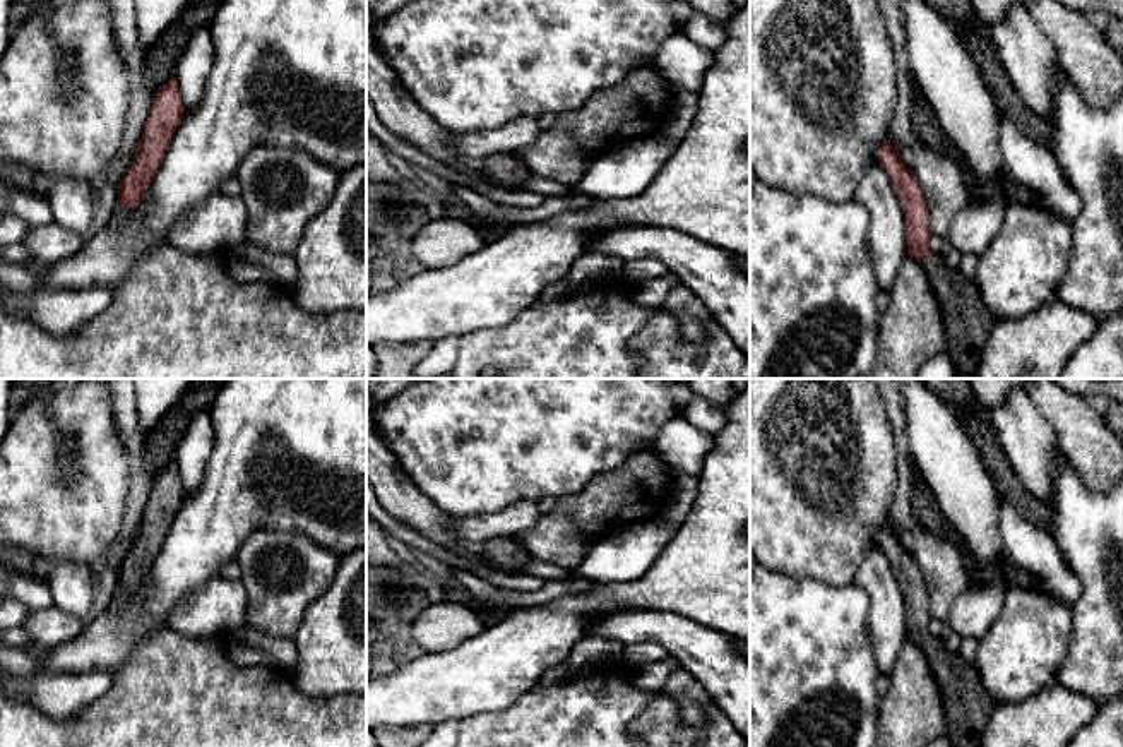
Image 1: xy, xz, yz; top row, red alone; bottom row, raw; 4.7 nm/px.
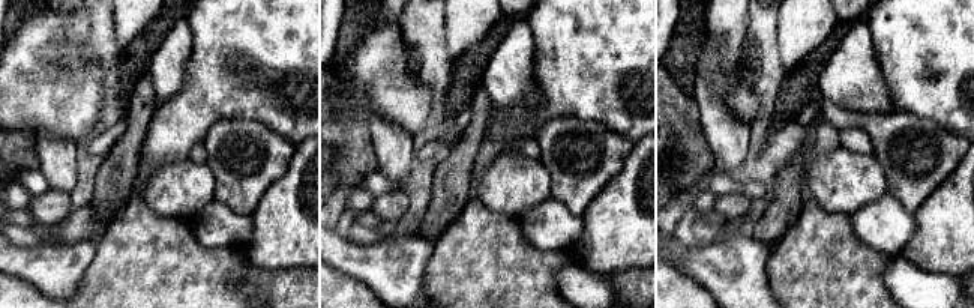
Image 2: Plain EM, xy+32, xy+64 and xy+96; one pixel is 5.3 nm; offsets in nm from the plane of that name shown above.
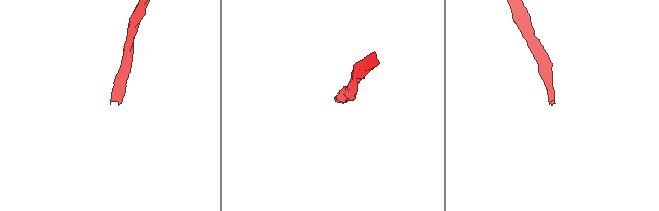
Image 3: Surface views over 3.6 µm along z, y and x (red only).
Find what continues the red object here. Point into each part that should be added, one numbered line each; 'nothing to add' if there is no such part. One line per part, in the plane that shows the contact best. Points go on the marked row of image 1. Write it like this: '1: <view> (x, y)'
1: yz (968, 322)

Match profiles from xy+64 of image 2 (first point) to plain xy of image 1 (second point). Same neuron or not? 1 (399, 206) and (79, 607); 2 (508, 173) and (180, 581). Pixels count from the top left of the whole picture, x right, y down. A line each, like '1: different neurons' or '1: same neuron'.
1: different neurons
2: different neurons

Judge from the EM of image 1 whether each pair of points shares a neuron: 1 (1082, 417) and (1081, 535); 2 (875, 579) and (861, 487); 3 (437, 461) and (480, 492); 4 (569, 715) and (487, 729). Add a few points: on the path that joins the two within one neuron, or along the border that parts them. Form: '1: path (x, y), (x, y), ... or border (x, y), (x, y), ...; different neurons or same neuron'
1: border (1065, 456), (1091, 489), (1105, 492); different neurons
2: border (877, 545), (865, 557), (851, 581); different neurons
3: path (447, 461), (469, 482); same neuron
4: path (548, 729), (507, 729); same neuron

